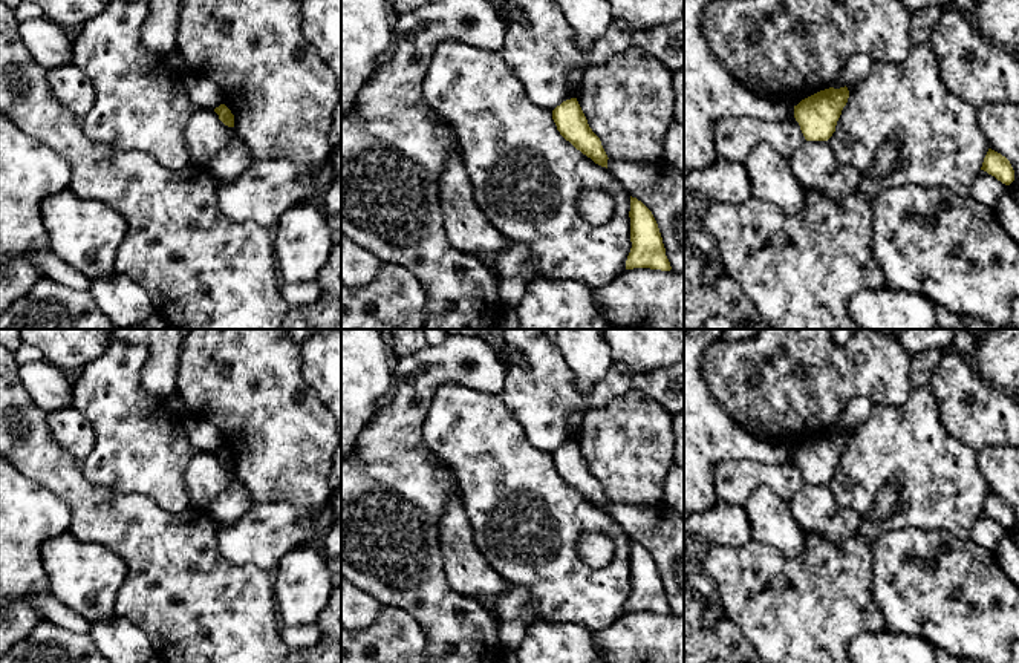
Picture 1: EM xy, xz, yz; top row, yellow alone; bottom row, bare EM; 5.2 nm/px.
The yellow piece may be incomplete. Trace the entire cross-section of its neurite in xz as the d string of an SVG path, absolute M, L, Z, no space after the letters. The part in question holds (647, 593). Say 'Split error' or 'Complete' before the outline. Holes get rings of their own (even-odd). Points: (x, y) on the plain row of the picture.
Complete. M630 539L630 585L626 612L650 611L670 614L670 605L652 554L636 541Z

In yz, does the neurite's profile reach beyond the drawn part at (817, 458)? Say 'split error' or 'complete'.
complete

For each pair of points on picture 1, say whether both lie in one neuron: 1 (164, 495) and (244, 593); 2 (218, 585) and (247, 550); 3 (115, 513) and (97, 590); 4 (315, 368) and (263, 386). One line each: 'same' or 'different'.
1: different
2: different
3: different
4: different

